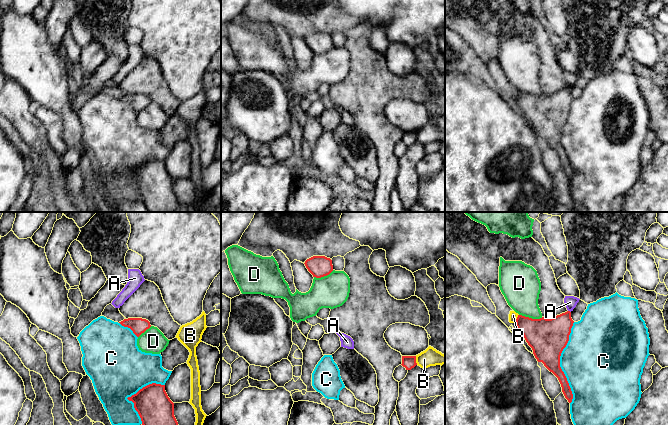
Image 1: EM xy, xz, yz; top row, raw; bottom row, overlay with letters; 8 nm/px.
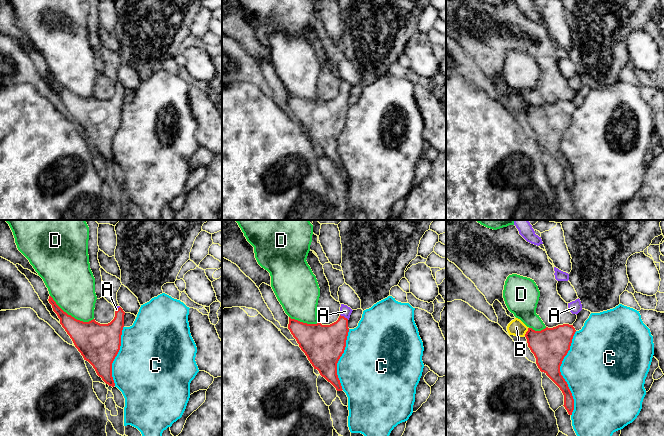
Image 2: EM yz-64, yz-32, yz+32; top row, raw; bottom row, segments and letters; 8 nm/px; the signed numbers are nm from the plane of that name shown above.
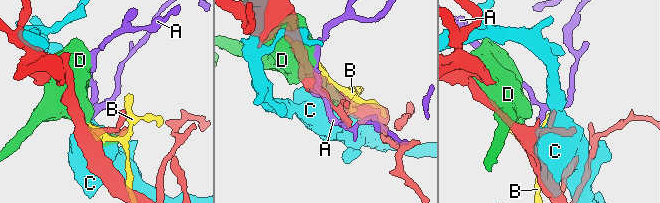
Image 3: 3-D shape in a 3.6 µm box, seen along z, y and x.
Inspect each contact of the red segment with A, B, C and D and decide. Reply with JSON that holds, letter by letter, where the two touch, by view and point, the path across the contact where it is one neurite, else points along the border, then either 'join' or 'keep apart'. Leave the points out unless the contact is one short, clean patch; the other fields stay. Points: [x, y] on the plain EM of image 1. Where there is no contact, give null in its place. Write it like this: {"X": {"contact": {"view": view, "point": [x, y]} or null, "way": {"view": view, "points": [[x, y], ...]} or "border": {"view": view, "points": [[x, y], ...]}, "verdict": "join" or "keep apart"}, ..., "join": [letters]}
{"A": {"contact": {"view": "yz", "point": [569, 87]}, "way": {"view": "yz", "points": [[551, 112], [564, 97], [569, 87], [570, 78]]}, "verdict": "join"}, "B": {"contact": {"view": "xz", "point": [415, 136]}, "verdict": "keep apart"}, "C": {"contact": {"view": "yz", "point": [559, 139]}, "verdict": "keep apart"}, "D": {"contact": {"view": "yz", "point": [531, 94]}, "verdict": "keep apart"}, "join": ["A"]}

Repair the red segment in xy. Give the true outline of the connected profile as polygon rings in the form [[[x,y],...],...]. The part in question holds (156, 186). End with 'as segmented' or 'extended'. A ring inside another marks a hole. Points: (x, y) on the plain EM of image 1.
[[[149,160],[127,175],[134,179],[134,184],[141,194],[142,201],[150,212],[178,211],[180,203],[174,192],[174,179],[168,173],[165,161]]]; as segmented

